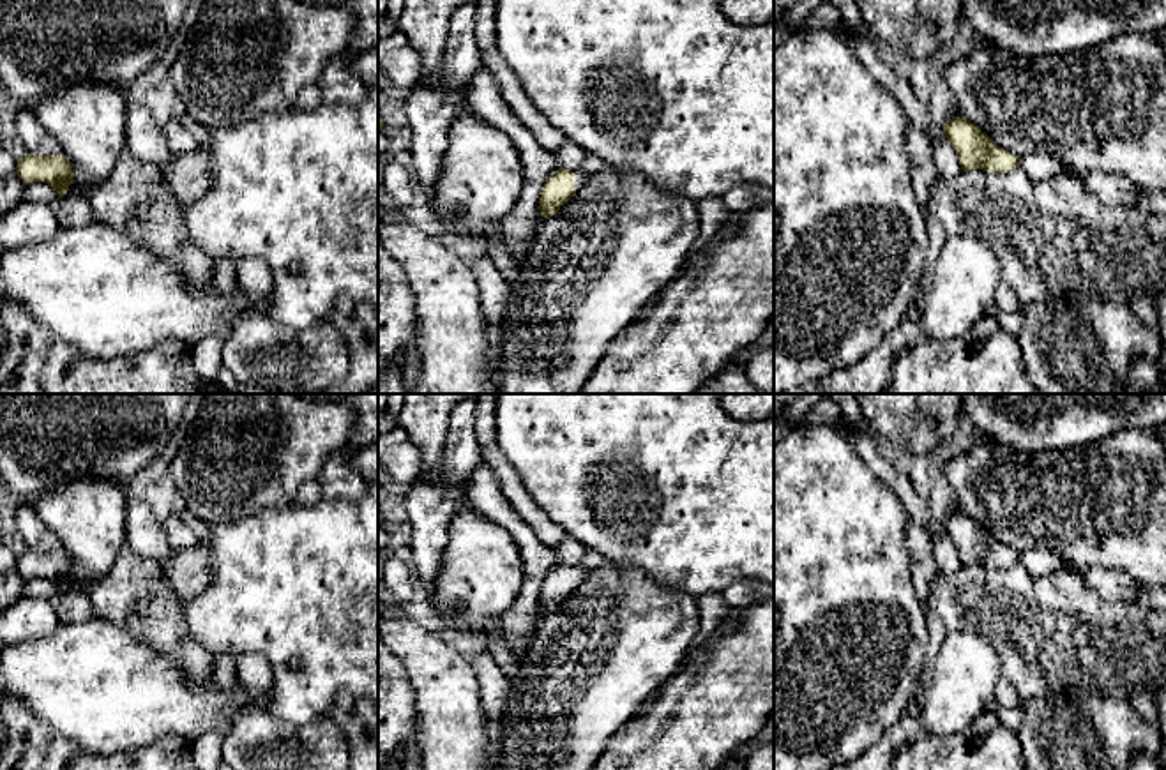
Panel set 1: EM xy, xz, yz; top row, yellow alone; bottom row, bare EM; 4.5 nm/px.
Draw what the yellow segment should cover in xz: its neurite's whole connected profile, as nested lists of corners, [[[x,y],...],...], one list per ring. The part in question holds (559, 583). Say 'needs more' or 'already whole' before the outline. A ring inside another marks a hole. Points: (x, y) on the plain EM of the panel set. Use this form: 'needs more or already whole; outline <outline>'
needs more; outline [[[587,547],[585,556],[579,565],[571,567],[558,563],[542,581],[539,593],[539,606],[542,613],[553,611],[567,599],[585,579],[587,576],[604,565],[604,558],[595,549]]]

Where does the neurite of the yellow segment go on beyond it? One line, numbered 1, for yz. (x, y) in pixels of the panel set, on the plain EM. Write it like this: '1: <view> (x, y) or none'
1: none

